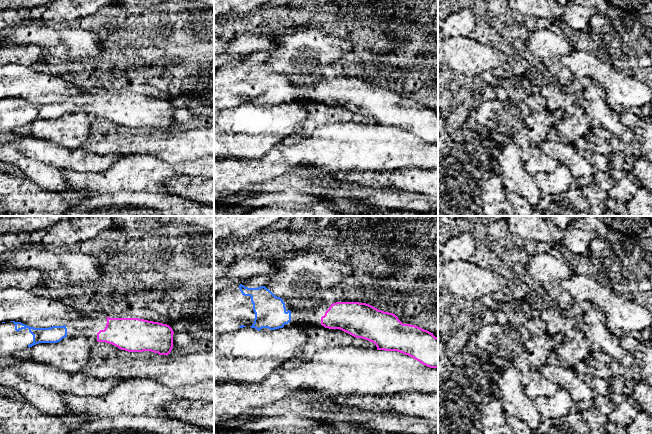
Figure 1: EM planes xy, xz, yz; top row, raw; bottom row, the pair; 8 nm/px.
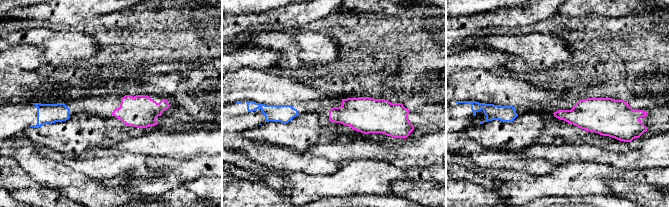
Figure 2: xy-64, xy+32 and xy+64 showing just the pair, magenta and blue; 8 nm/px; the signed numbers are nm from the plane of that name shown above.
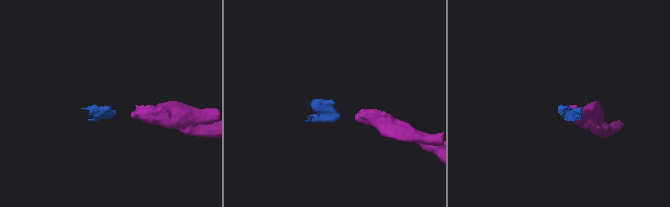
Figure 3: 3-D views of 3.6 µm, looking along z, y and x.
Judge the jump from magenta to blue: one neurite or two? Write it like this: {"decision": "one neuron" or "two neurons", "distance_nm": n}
{"decision": "one neuron", "distance_nm": 240}

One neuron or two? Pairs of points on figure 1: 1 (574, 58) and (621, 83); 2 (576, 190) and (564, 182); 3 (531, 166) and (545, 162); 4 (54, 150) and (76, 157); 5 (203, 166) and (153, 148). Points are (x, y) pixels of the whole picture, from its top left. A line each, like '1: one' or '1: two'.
1: one
2: two
3: one
4: one
5: two

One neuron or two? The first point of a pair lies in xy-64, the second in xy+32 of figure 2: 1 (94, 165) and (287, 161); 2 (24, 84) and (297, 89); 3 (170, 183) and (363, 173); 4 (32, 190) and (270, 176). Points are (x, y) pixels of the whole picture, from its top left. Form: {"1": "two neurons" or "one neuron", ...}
{"1": "one neuron", "2": "one neuron", "3": "one neuron", "4": "two neurons"}

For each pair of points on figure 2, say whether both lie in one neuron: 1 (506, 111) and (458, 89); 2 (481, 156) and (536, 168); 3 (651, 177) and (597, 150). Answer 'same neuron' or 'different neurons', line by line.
1: different neurons
2: same neuron
3: different neurons

